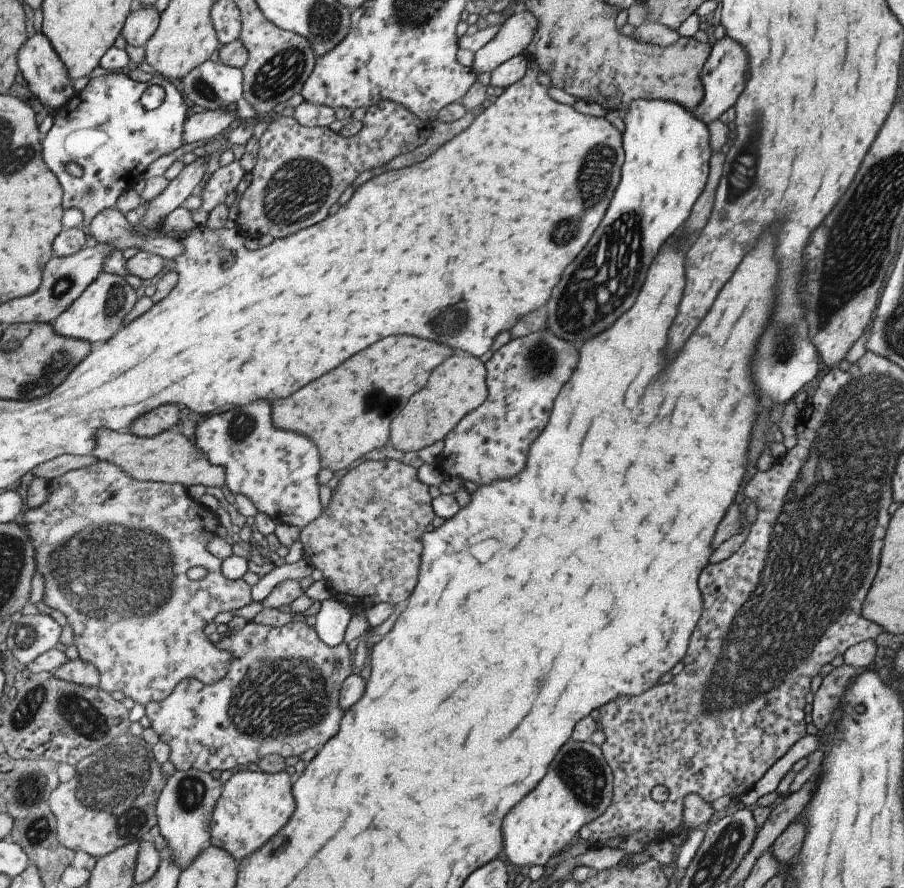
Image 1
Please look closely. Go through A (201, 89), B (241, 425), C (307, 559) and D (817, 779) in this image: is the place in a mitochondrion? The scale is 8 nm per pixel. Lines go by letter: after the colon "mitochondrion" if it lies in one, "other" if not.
A: mitochondrion
B: mitochondrion
C: other
D: other

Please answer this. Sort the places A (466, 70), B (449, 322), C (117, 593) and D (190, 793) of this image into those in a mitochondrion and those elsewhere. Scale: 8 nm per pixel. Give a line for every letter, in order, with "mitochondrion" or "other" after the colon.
A: other
B: mitochondrion
C: mitochondrion
D: mitochondrion

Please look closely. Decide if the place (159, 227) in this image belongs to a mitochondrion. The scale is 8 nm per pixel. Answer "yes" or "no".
no

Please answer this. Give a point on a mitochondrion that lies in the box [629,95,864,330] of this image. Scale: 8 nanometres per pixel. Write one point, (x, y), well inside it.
(744, 167)

